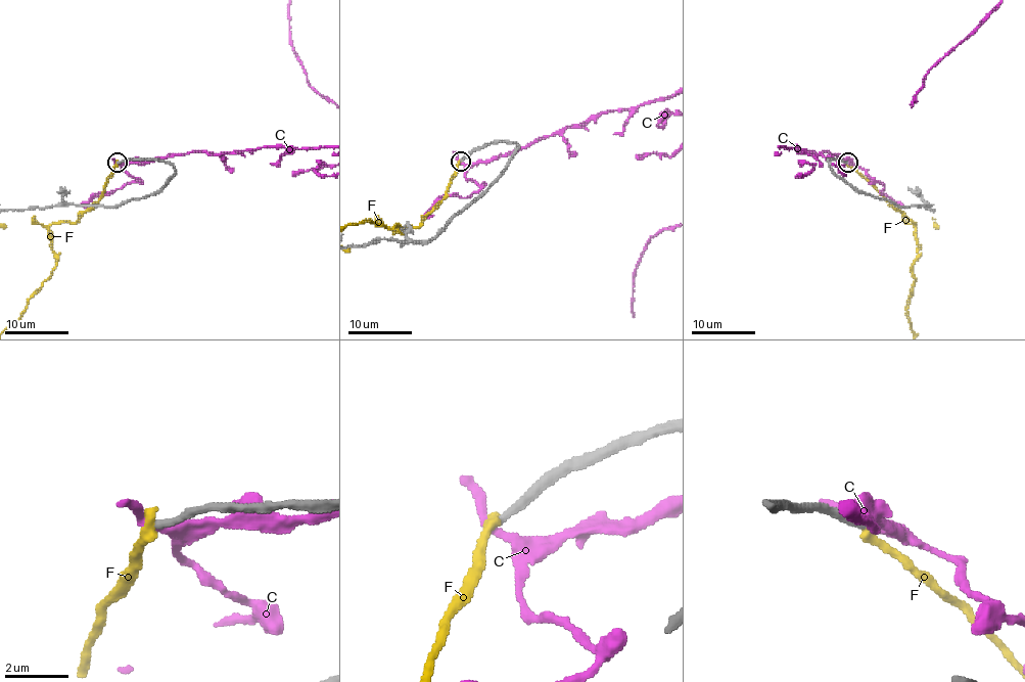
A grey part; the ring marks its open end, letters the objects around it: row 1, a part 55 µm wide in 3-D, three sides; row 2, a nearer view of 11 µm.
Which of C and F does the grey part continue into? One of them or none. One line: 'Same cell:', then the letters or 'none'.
Same cell: none

